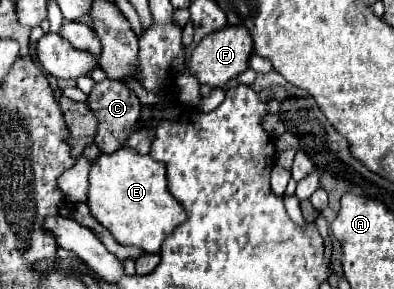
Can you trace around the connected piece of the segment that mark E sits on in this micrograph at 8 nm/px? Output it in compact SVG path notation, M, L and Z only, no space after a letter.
M125 146L113 154L101 154L89 172L91 214L113 234L119 244L137 246L147 254L159 254L165 238L185 222L185 208L167 190L165 166L151 156L141 156Z

